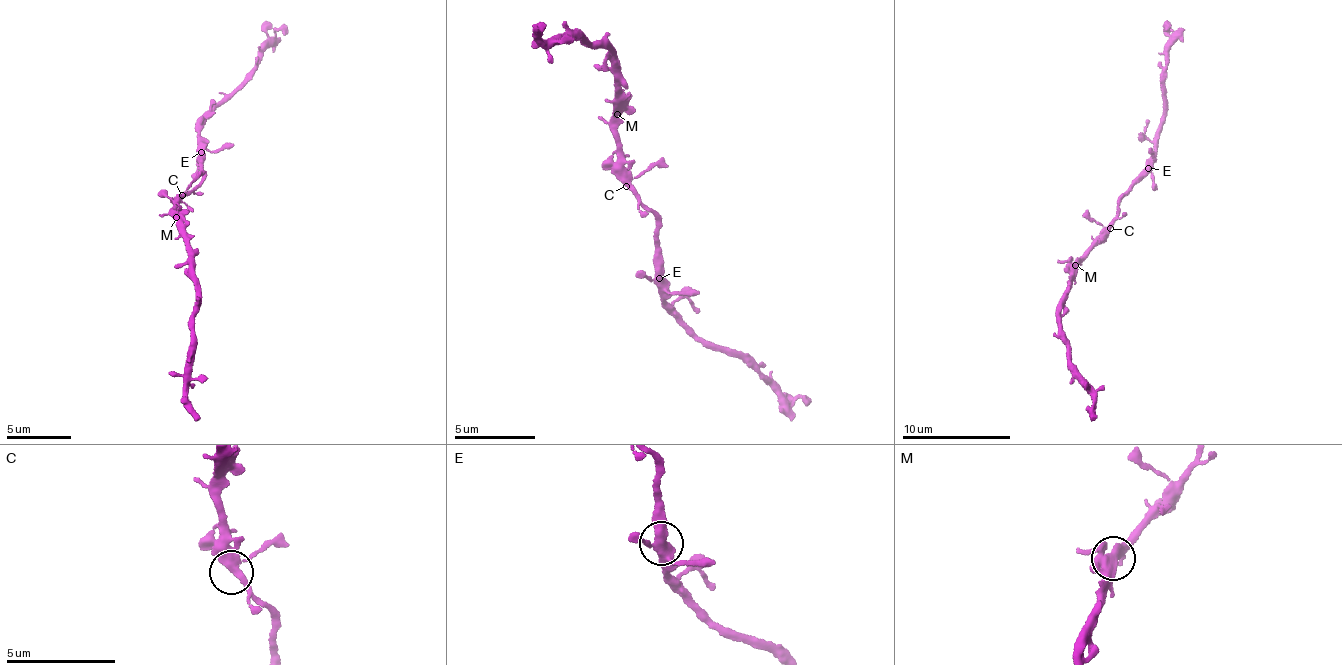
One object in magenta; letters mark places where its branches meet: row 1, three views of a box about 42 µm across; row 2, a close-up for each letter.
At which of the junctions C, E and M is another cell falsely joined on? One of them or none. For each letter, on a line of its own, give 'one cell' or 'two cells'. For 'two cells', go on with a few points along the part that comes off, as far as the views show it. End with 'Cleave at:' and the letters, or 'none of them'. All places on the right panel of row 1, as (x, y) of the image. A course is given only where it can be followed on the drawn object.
C: one cell
E: one cell
M: two cells; course (1074, 264), (1073, 283), (1062, 298), (1060, 339), (1067, 348), (1067, 370), (1094, 397), (1092, 421)
Cleave at: M

